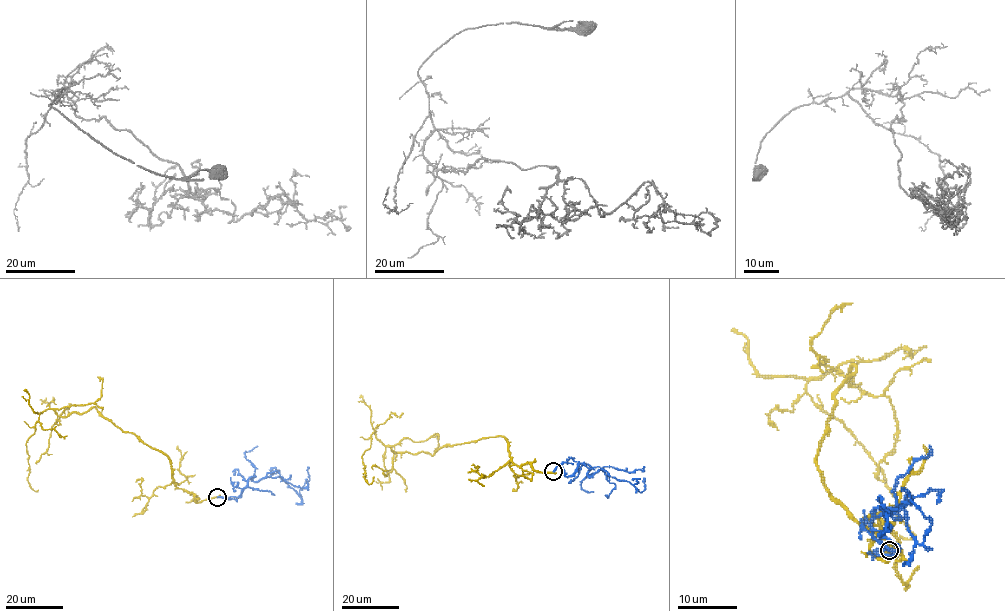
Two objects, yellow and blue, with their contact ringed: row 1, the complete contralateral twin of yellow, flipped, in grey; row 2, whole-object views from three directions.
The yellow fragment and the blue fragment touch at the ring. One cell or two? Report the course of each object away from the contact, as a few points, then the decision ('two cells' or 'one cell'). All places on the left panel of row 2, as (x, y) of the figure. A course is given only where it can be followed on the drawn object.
yellow runs (217, 497), (197, 502), (179, 489), (170, 459), (94, 407), (40, 413), (26, 446), (27, 482), (38, 489); blue runs (217, 497), (239, 495), (252, 476), (259, 481), (280, 477), (298, 494), (309, 479), (307, 466); one cell

